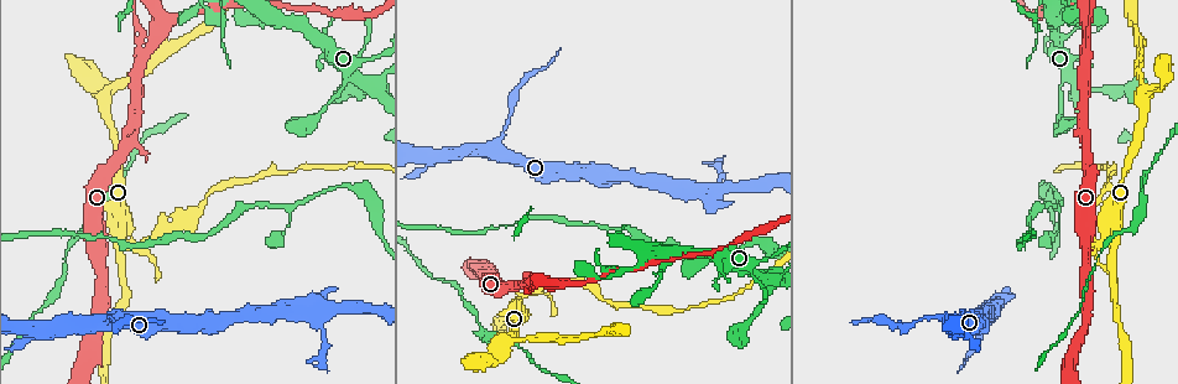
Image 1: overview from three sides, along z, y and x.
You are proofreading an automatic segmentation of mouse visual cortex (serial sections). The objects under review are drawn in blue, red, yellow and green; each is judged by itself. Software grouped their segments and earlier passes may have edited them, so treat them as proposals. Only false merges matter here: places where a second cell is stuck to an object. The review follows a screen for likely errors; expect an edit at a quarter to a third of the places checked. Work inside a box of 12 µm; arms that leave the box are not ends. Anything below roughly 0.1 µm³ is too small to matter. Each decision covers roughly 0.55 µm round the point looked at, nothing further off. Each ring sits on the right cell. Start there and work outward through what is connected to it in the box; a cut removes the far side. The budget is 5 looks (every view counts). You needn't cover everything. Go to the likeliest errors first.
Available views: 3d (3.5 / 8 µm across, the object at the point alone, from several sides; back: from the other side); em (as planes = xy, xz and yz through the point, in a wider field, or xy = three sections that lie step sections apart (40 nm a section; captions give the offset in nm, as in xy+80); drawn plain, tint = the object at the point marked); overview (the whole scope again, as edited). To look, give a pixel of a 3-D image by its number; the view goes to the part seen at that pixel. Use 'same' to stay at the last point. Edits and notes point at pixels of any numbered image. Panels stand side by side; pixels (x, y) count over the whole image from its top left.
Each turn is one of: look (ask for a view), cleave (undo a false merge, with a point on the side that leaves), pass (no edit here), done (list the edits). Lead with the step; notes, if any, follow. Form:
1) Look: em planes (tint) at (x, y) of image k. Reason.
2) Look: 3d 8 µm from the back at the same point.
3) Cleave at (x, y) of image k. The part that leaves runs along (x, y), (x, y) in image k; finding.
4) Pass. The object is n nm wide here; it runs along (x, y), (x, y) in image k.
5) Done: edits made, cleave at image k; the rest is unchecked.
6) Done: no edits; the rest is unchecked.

Look: 3d 3.5 µm at (145, 52) of image 1. Arms part here.

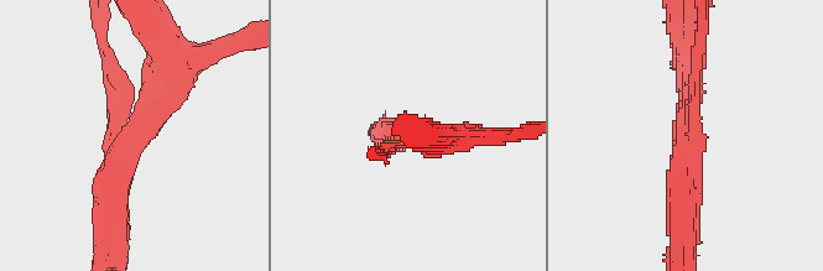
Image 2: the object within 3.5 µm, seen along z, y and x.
Look: em xy step 5 (tint) at (683, 139) of image 2.

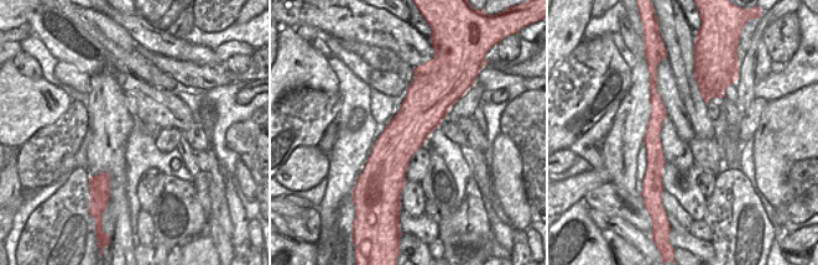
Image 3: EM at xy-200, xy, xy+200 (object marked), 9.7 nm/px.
Cleave at (107, 60) of image 2. The arms are 150, 300, 400 nm wide; the part that leaves runs along (121, 107), (103, 31) in image 2; a second cell is stuck on.

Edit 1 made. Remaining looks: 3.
Look: 3d 8 µm at (124, 232) of image 1. A fork.

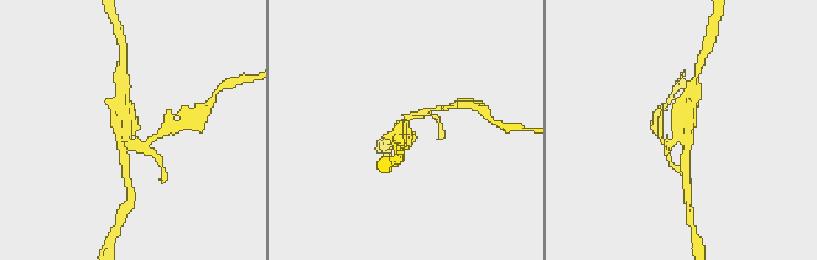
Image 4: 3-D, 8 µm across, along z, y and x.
Look: em xy step 2 (tint) at (682, 128) of image 4. 3 arms meet here; the arms are 150, 250, 450 nm wide; now the EM.

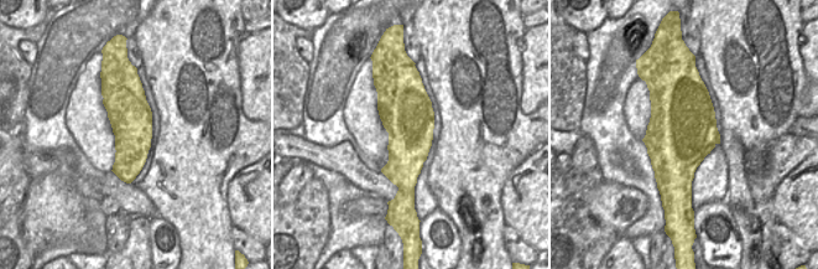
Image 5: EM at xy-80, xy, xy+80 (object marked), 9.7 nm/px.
Cleave at (426, 112) of image 4. Two cells meet here.

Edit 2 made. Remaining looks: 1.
Done: edits made, cleave at image 2, cleave at image 4; the rest is unchecked.

